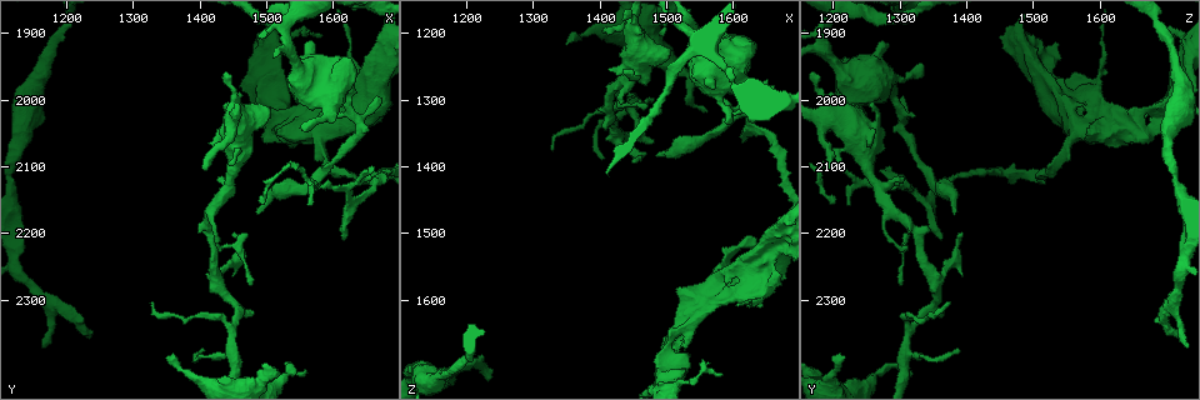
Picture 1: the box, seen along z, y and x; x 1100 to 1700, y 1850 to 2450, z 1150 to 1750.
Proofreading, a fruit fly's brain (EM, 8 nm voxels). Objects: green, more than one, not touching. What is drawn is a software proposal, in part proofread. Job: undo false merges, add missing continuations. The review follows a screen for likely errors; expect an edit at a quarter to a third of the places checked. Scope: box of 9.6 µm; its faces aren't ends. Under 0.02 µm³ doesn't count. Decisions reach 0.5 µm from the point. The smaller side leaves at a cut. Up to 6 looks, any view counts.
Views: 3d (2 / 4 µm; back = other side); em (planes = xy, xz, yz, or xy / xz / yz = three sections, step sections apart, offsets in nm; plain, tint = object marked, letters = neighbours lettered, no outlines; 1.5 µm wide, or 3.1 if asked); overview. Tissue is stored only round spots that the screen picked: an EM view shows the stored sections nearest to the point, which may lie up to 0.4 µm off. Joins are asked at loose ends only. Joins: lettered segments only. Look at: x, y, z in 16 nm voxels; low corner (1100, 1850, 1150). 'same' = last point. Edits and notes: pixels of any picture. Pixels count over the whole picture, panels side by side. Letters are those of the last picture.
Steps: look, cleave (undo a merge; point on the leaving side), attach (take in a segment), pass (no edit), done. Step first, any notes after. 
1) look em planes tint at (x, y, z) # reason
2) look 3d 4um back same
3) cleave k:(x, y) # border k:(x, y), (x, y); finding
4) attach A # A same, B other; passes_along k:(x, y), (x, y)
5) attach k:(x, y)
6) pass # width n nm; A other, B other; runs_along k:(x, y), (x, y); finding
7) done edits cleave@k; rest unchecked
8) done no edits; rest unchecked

look em xy step 4 tint at (1615, 2210, 1360) # tapers out

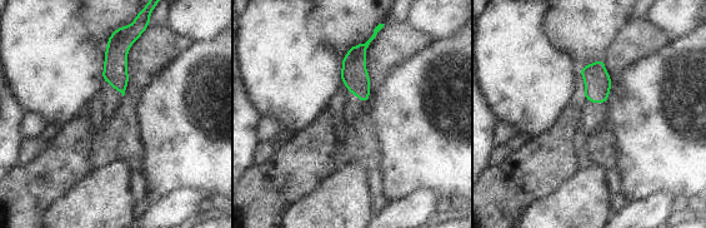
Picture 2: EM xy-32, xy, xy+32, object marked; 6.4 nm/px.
look em planes letters same

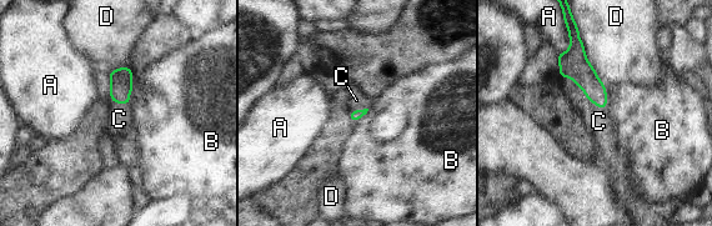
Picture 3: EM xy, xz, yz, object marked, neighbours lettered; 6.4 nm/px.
attach 3:(598, 121) # A other, B other, C same, D other; passes_along 3:(573, 64), (585, 94), (598, 121); it goes on there

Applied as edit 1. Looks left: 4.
look overview # redraw

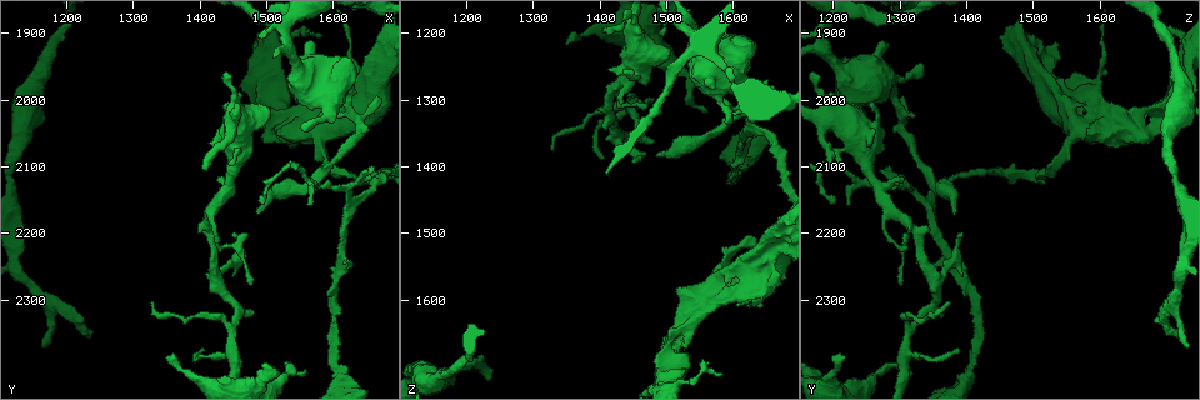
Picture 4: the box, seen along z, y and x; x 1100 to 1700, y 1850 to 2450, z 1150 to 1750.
look em xz step 4 tint at (1565, 2405, 1320) # branch stops here

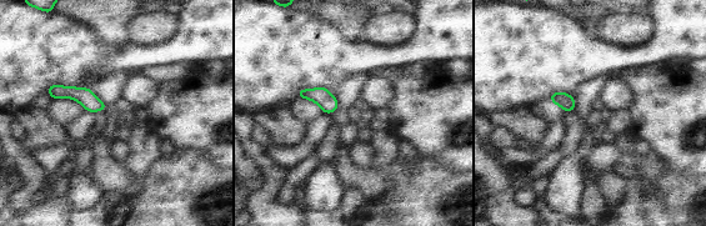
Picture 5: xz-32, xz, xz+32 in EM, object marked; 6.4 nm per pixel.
look em xz step 4 letters same

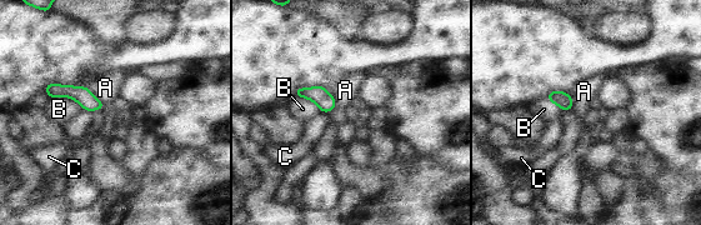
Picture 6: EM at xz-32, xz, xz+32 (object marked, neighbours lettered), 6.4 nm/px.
pass # longest_contact B 240 nm; A other, B other, C other; border 6:(83, 109), (93, 111); no lettered segment goes on from it

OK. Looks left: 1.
done edits attach@3; rest unchecked

